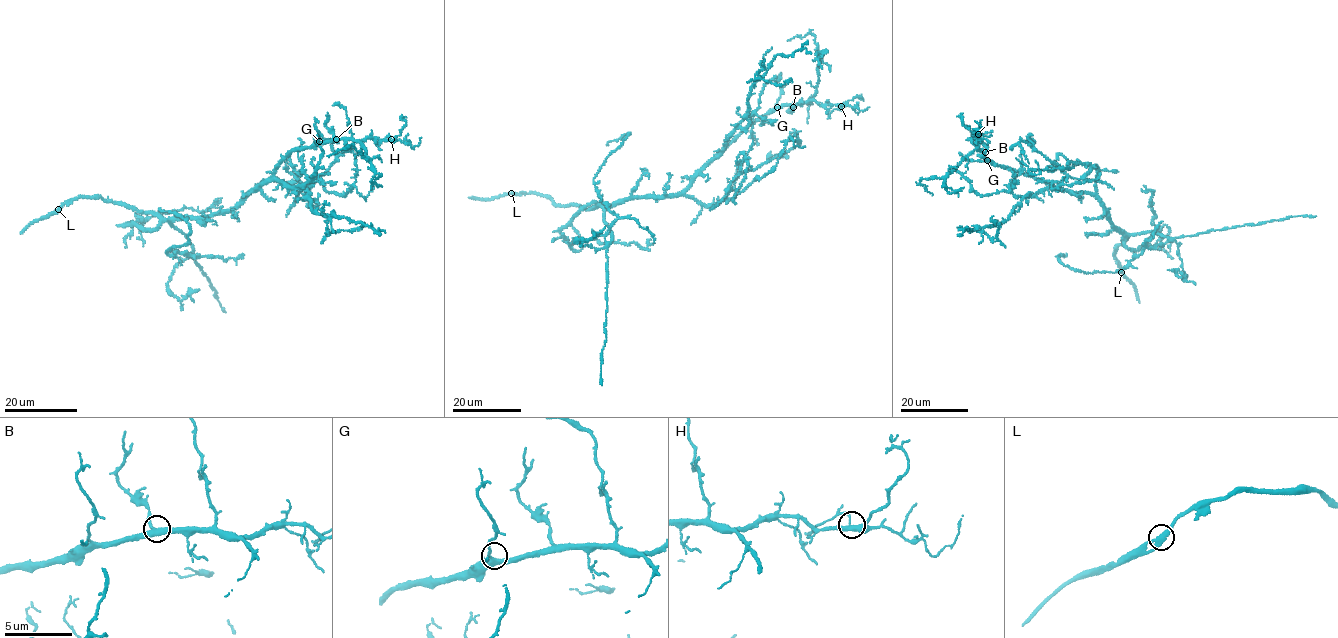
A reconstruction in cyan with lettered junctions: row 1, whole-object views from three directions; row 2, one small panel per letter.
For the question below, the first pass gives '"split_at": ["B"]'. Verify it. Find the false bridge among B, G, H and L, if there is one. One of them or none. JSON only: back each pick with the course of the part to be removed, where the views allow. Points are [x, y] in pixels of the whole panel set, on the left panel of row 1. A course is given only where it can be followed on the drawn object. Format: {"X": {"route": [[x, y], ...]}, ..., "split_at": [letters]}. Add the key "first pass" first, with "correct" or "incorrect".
{"first pass": "incorrect", "split_at": []}

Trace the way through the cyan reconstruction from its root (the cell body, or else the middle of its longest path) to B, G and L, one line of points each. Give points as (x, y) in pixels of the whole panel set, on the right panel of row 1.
B: (1104, 209), (1090, 193), (1054, 186), (1003, 167), (988, 160), (985, 152)
G: (1104, 209), (1090, 193), (1054, 186), (987, 160)
L: (1104, 209), (1116, 231), (1128, 238), (1117, 246), (1114, 256), (1122, 272)

